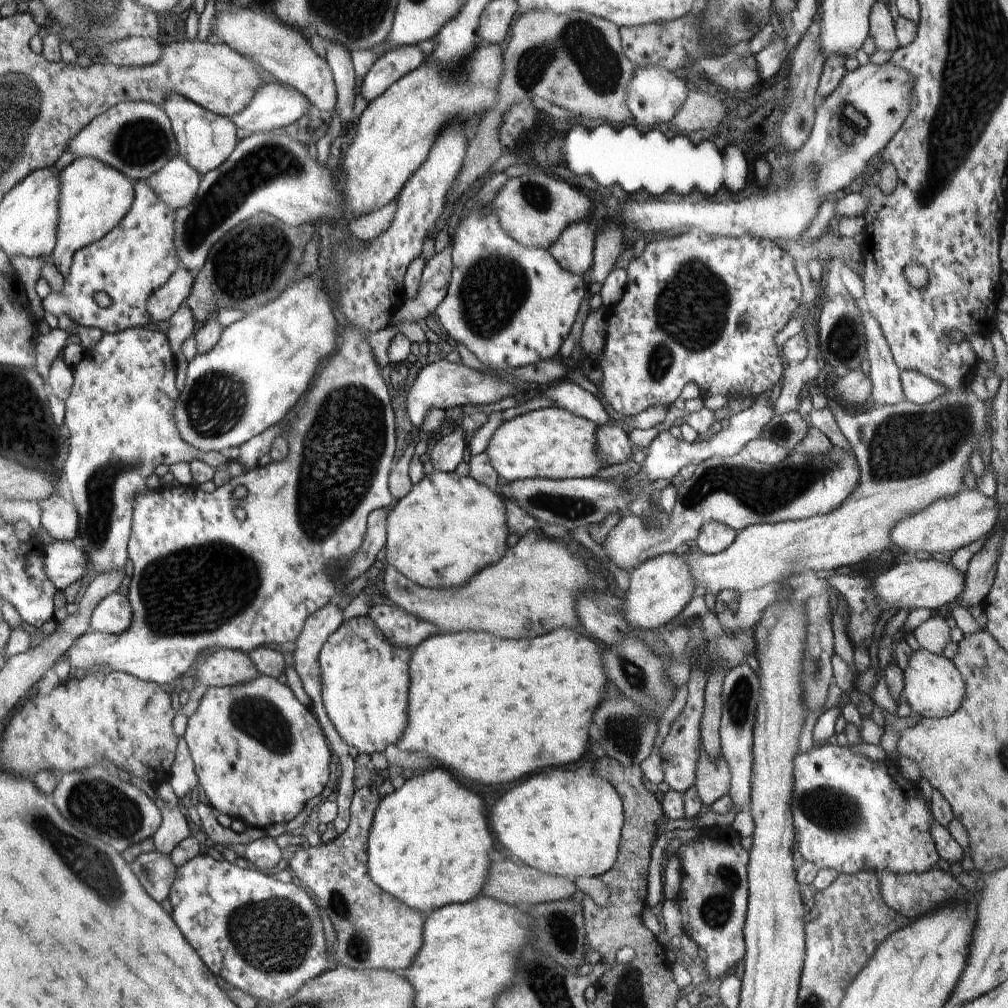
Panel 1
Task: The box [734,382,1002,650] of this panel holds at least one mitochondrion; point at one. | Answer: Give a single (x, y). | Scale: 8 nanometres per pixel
(903, 446)

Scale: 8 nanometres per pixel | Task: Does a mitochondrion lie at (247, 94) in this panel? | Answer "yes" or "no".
no

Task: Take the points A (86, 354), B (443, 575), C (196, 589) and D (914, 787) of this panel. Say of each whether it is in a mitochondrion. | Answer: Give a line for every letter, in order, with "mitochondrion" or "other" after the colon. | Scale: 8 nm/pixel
A: other
B: mitochondrion
C: mitochondrion
D: other

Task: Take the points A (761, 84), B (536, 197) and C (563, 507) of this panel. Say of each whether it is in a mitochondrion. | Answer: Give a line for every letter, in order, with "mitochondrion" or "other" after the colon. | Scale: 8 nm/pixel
A: other
B: mitochondrion
C: mitochondrion

